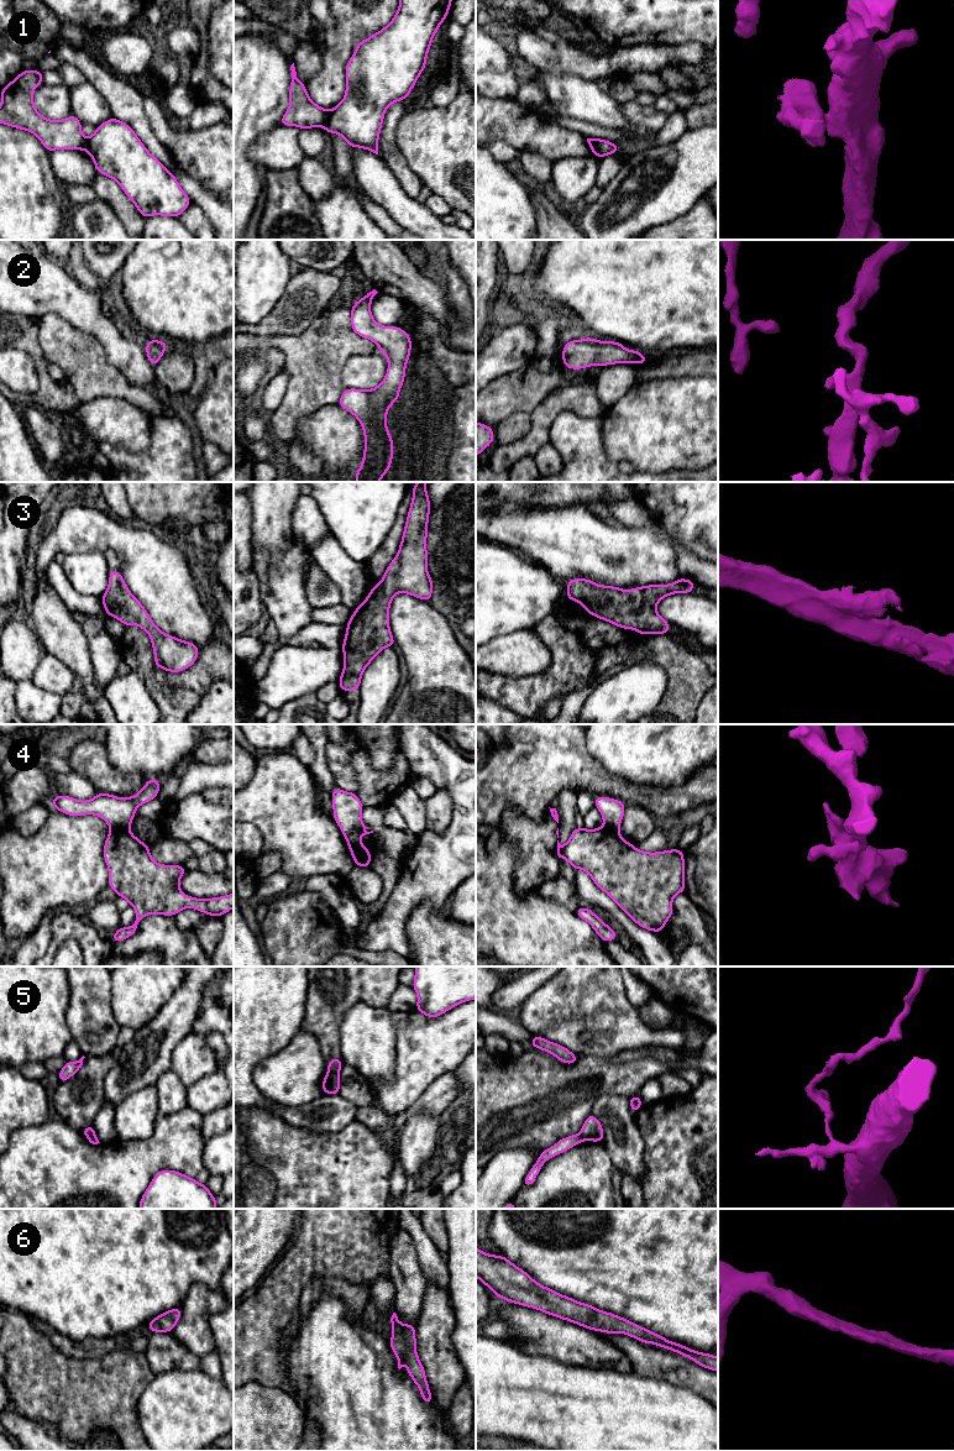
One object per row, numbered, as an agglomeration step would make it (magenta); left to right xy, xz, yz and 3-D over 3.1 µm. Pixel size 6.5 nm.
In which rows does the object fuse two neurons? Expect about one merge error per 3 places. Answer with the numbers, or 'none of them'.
1, 4, 5

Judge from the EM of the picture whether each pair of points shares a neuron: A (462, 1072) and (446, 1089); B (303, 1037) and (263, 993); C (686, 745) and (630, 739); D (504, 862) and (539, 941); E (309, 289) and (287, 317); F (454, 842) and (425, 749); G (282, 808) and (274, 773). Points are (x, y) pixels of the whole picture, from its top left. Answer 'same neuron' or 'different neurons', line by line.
A: different neurons
B: different neurons
C: same neuron
D: same neuron
E: same neuron
F: same neuron
G: same neuron

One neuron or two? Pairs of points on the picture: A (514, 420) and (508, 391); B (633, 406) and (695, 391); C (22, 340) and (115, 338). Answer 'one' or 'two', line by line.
A: two
B: one
C: two

